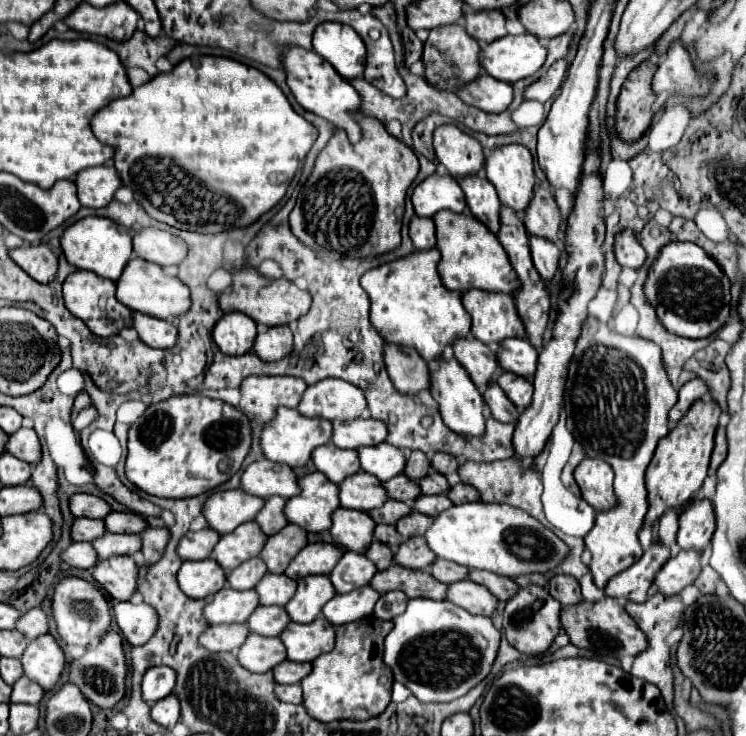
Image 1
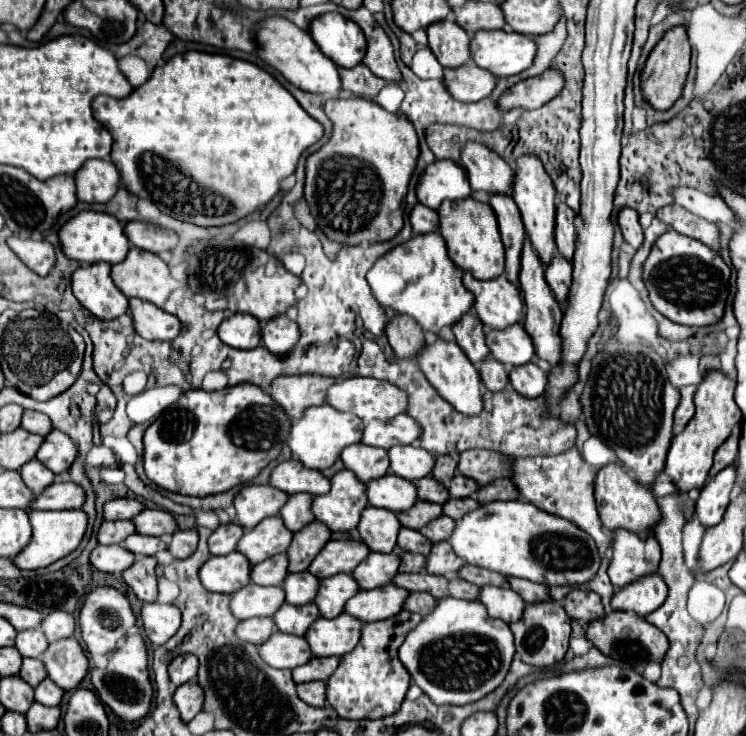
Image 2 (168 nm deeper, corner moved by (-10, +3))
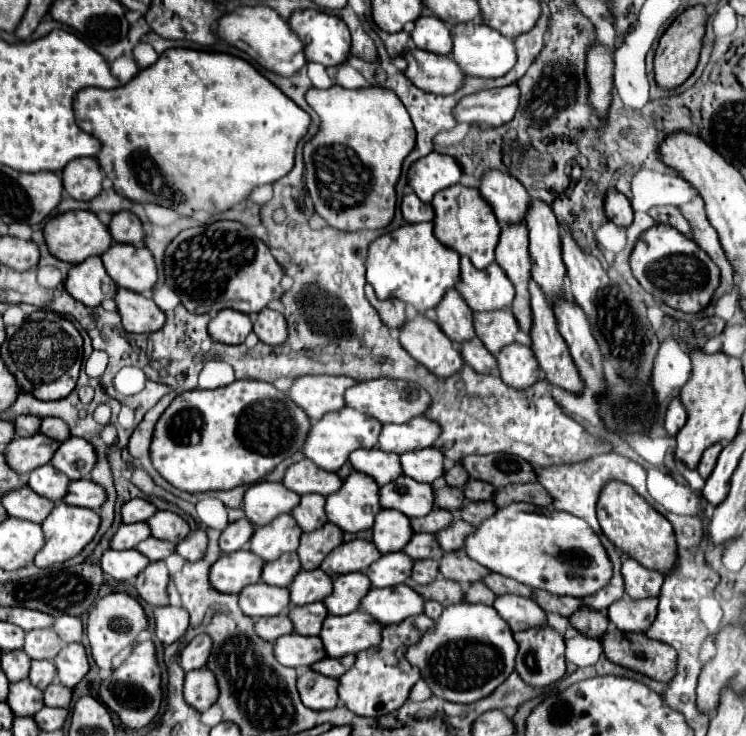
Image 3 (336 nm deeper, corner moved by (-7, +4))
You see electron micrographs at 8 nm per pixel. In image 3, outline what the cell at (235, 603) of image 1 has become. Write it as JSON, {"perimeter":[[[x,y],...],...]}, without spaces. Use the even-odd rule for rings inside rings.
{"perimeter":[[[257,582],[241,590],[239,604],[241,610],[251,618],[277,616],[283,614],[289,606],[289,590]]]}

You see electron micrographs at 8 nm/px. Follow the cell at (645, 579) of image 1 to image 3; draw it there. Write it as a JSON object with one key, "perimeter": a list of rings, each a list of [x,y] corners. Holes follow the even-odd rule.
{"perimeter":[[[623,596],[621,600],[609,606],[609,620],[615,628],[623,632],[645,632],[649,624],[653,624],[653,616],[657,614],[657,598],[633,600]]]}

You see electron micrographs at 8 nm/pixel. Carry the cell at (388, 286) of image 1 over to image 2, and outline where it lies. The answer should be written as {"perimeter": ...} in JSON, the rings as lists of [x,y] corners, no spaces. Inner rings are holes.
{"perimeter":[[[418,203],[410,213],[410,223],[418,235],[380,257],[368,271],[366,279],[382,307],[412,317],[422,327],[422,331],[440,333],[442,327],[452,327],[466,311],[472,309],[474,297],[468,289],[464,289],[462,271],[456,269],[446,253],[446,243],[438,233],[438,213]]]}

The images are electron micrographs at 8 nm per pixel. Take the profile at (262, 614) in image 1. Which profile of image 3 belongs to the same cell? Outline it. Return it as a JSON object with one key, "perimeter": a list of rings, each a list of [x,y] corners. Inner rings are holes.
{"perimeter":[[[315,602],[315,604],[307,604],[307,606],[297,606],[289,612],[289,618],[295,624],[295,632],[297,634],[305,634],[305,636],[317,636],[321,632],[321,624],[327,616],[327,608],[323,602]]]}

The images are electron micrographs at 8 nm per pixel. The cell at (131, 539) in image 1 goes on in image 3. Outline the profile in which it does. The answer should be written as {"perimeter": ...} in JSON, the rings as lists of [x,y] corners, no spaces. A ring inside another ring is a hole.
{"perimeter":[[[149,536],[145,542],[141,542],[137,546],[137,550],[141,554],[145,554],[151,562],[157,562],[157,560],[165,560],[169,554],[175,552],[175,544],[173,542],[165,542],[165,540],[157,540],[153,536]]]}

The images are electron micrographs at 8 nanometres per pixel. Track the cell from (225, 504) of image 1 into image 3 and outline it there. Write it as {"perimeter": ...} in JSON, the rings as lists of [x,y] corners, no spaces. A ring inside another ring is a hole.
{"perimeter":[[[257,482],[245,492],[243,510],[255,526],[265,526],[279,514],[289,514],[291,508],[299,504],[299,500],[301,496],[289,492],[289,488],[285,488],[283,484]]]}

